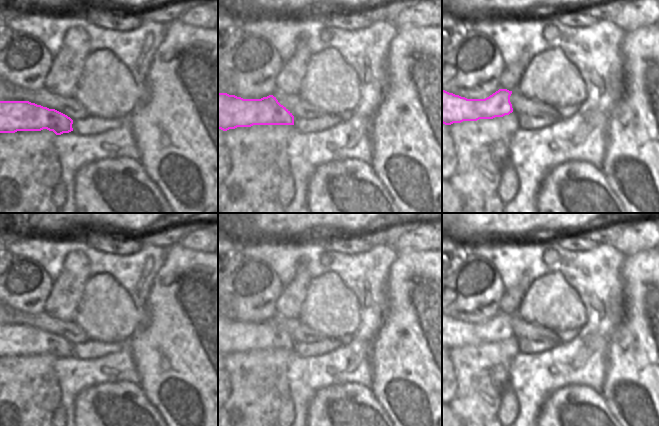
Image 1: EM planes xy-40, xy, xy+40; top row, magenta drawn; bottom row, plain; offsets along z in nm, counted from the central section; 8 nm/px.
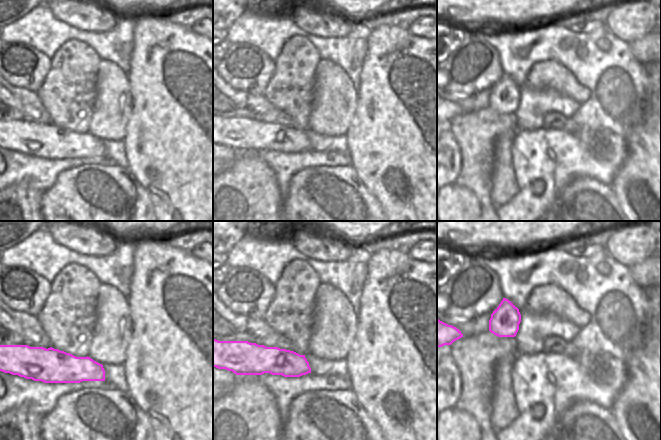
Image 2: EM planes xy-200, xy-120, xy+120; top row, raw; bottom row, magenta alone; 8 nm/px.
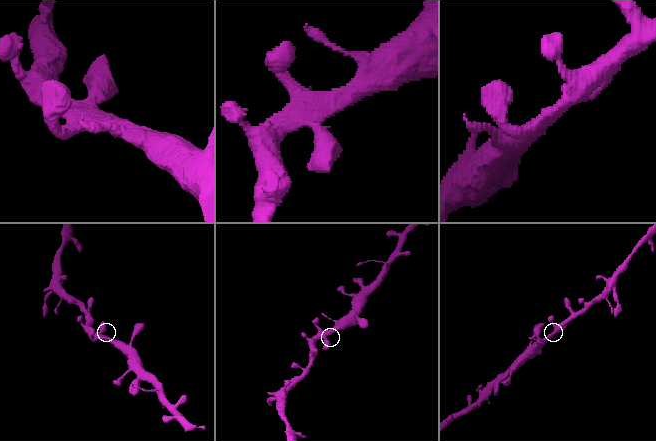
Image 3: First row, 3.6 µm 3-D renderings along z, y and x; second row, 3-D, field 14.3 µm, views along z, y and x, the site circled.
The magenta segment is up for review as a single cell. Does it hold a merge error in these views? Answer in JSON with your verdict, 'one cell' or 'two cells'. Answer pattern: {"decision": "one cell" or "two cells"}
{"decision": "one cell"}

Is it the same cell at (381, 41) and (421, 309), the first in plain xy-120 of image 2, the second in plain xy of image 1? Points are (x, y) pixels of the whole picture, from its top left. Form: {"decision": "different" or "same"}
{"decision": "same"}

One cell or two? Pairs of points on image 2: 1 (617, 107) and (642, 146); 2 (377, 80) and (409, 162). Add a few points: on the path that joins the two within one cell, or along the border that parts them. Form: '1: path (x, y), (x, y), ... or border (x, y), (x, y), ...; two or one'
1: border (648, 112), (643, 122), (627, 138), (626, 142); two
2: path (397, 100), (409, 116), (409, 142); one

